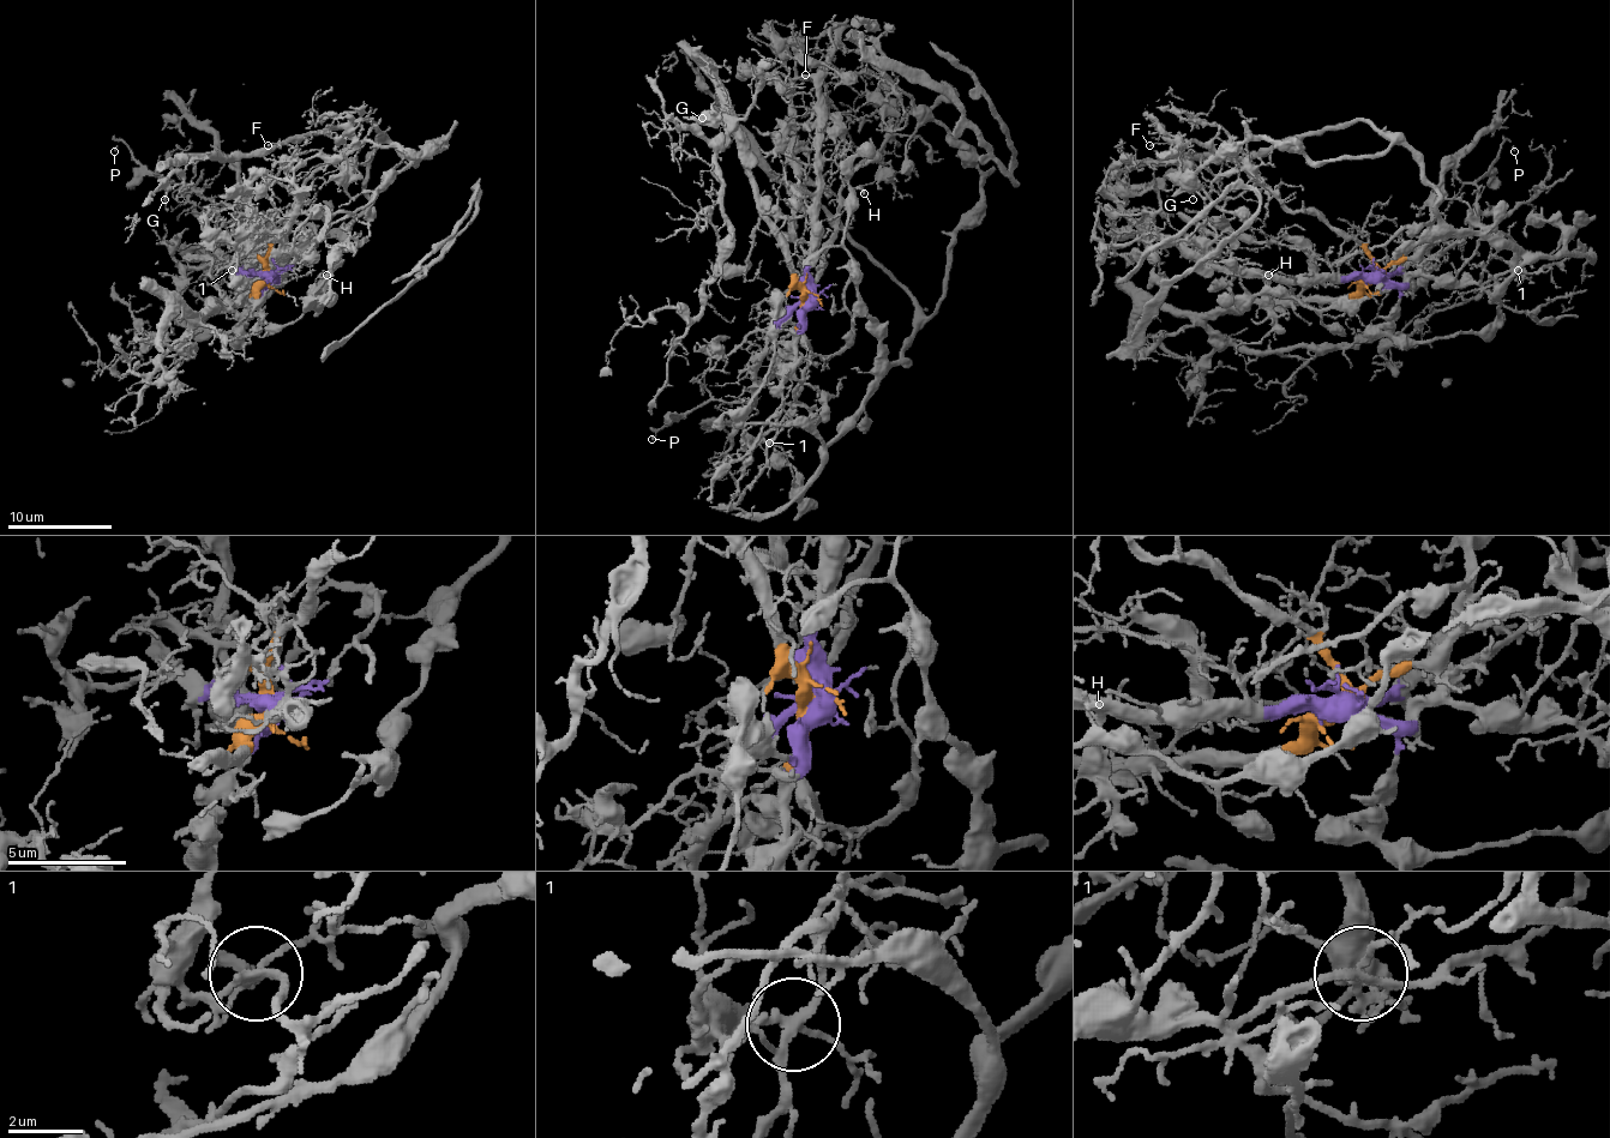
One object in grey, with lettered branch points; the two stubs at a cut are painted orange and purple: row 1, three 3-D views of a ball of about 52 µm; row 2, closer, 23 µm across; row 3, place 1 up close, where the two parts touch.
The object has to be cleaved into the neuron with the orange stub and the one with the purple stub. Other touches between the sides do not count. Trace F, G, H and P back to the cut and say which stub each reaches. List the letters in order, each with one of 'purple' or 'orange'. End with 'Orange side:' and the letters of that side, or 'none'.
F: purple
G: orange
H: orange
P: purple
Orange side: G, H

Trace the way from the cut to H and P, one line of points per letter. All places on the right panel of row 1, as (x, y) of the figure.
H: (1376, 276), (1467, 234), (1505, 234), (1518, 276), (1565, 242), (1418, 239), (1371, 294), (1319, 309), (1268, 276)
P: (1376, 276), (1400, 274), (1412, 263), (1429, 260), (1447, 250), (1473, 223), (1476, 184), (1507, 139), (1515, 150)

